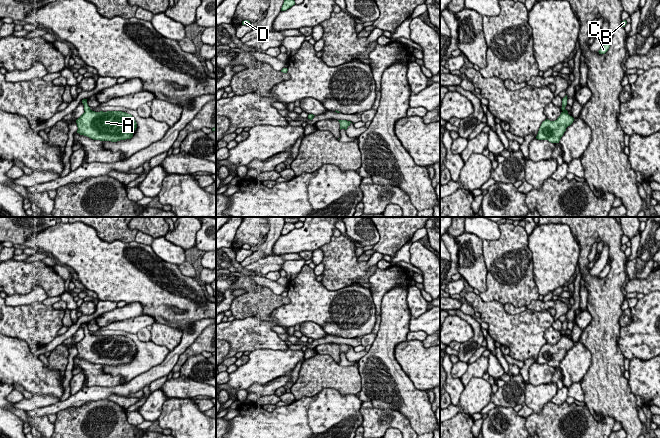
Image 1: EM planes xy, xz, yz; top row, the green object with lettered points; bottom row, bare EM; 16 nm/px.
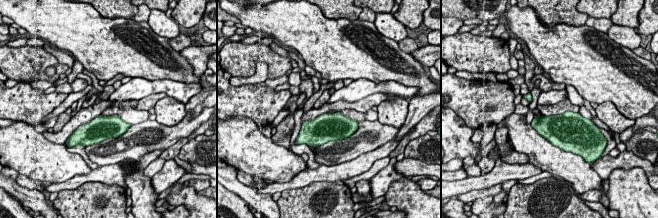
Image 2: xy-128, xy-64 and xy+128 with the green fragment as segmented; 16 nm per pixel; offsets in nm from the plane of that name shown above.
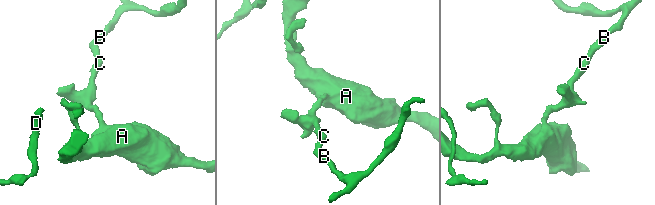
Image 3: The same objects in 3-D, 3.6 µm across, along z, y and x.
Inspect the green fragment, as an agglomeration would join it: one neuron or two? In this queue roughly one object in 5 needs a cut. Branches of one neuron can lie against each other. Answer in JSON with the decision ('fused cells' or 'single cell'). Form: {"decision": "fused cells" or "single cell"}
{"decision": "single cell"}

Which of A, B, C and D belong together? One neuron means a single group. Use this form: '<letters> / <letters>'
A B C D

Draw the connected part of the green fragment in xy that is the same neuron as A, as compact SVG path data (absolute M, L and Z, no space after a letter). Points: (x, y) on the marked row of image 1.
M83 99L84 113L76 120L77 133L93 140L117 142L131 139L137 123L131 114L122 111L95 112Z

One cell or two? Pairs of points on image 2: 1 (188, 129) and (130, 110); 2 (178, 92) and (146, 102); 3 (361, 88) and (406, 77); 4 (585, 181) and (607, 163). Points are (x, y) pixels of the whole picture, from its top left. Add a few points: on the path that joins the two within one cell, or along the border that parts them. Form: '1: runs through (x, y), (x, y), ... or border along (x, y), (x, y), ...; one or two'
1: border along (148, 119), (132, 125); two
2: border along (167, 95), (164, 93), (152, 93), (143, 98); two
3: border along (368, 80), (374, 83), (397, 81), (415, 86); two
4: border along (589, 163), (602, 179); two

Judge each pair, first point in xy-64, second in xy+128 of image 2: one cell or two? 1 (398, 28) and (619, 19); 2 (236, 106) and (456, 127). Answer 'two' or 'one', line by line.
1: two
2: two

